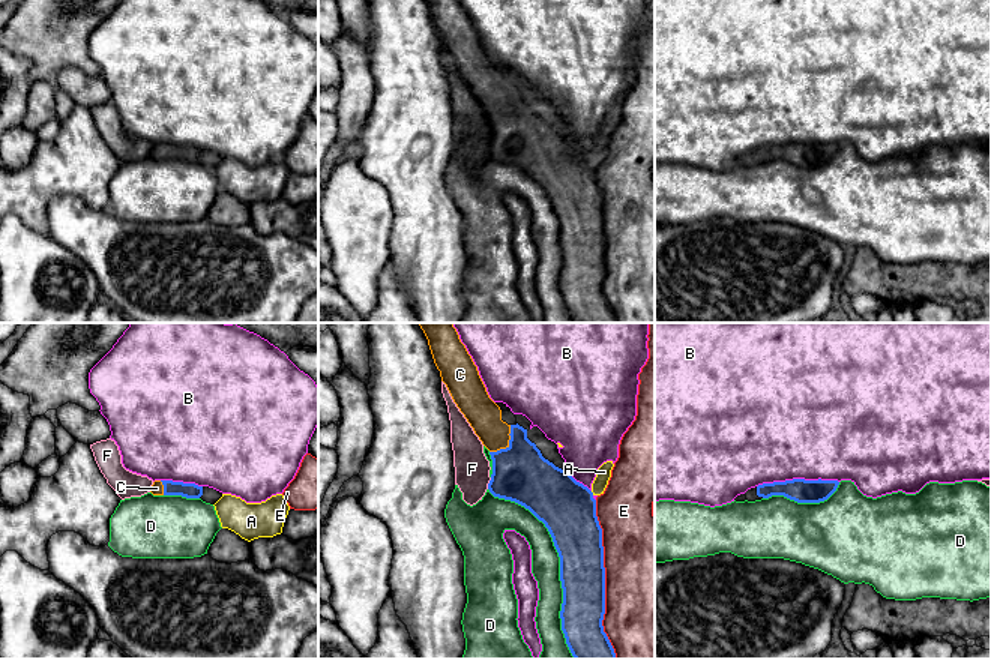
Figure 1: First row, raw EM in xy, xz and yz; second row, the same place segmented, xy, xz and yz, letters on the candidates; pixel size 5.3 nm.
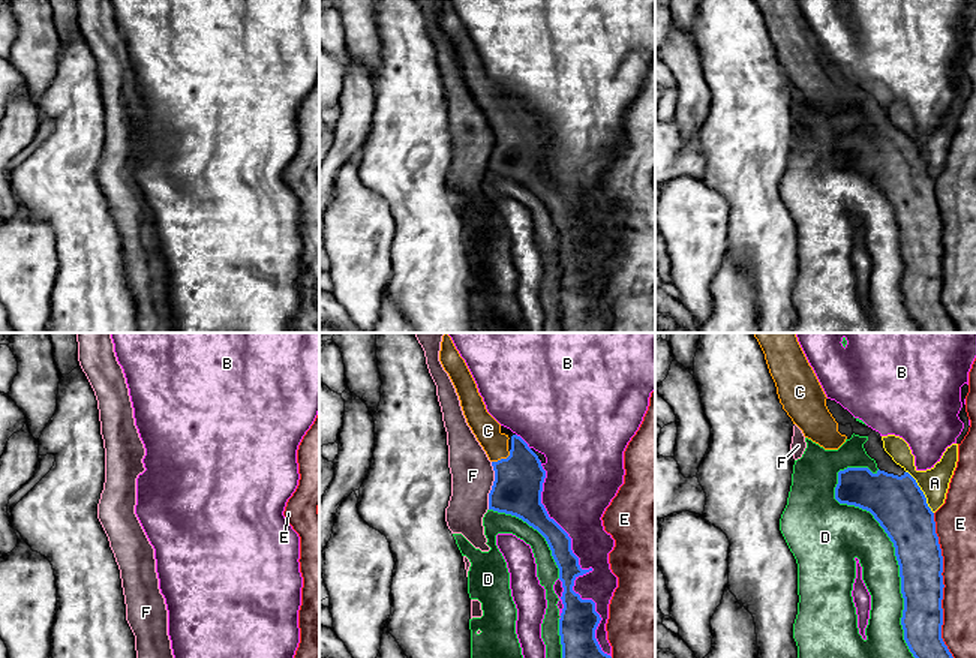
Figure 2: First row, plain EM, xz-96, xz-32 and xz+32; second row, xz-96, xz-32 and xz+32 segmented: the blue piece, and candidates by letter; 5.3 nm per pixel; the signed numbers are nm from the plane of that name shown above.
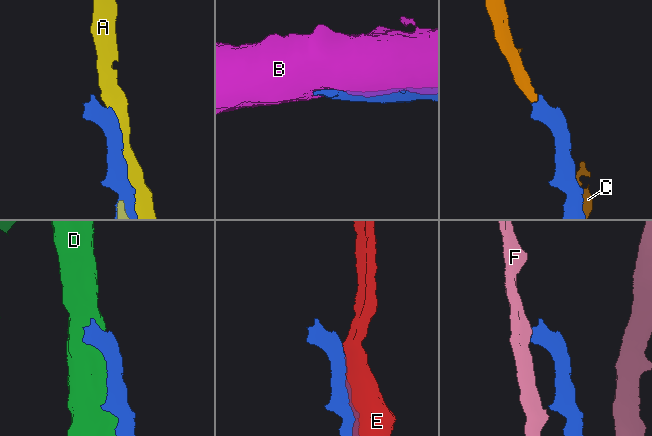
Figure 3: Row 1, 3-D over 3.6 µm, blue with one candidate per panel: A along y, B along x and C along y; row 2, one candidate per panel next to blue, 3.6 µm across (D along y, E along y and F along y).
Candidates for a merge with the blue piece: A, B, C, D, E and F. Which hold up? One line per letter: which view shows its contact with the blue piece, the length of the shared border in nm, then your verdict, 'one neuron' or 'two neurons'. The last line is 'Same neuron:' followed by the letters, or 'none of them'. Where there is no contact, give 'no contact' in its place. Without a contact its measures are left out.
A: meets blue in xz; contact 30 nm long; two neurons
B: meets blue in yz; contact 440 nm long; two neurons
C: meets blue in xz; contact 190 nm long; one neuron
D: meets blue in xz; contact 1000 nm long; two neurons
E: meets blue in xz; contact 850 nm long; two neurons
F: meets blue in xz; contact 70 nm long; two neurons
Same neuron: C

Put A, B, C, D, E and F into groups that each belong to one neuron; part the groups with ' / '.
A / B / C / D / E / F

